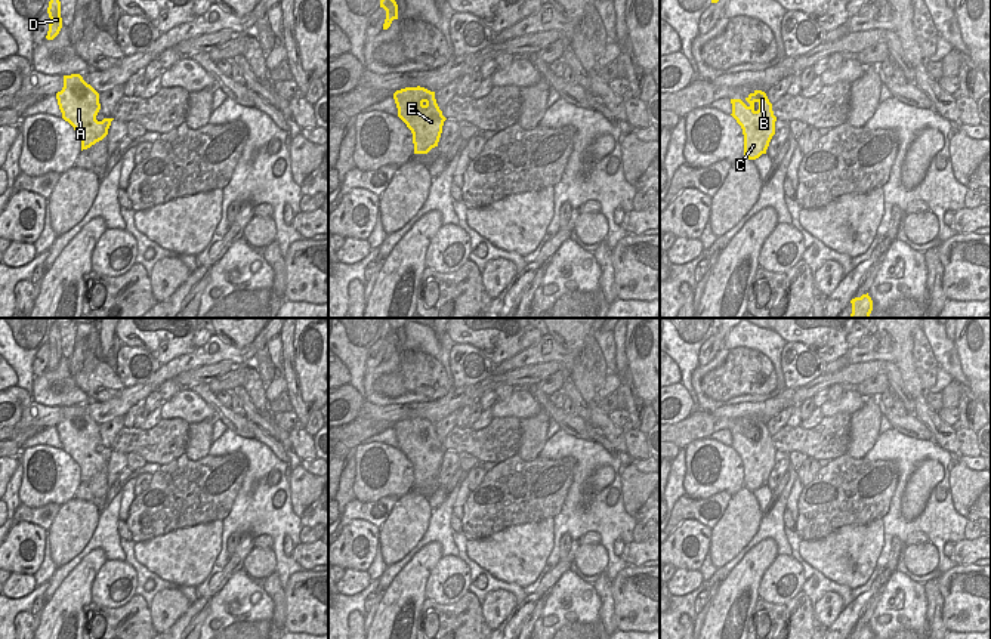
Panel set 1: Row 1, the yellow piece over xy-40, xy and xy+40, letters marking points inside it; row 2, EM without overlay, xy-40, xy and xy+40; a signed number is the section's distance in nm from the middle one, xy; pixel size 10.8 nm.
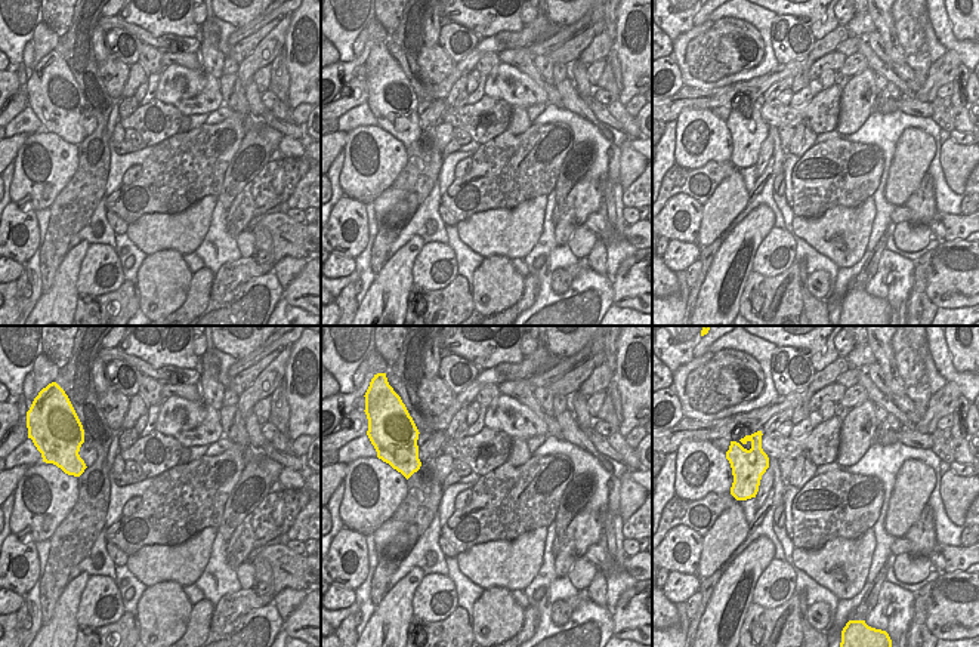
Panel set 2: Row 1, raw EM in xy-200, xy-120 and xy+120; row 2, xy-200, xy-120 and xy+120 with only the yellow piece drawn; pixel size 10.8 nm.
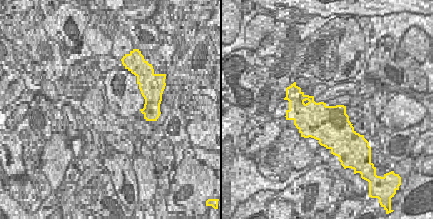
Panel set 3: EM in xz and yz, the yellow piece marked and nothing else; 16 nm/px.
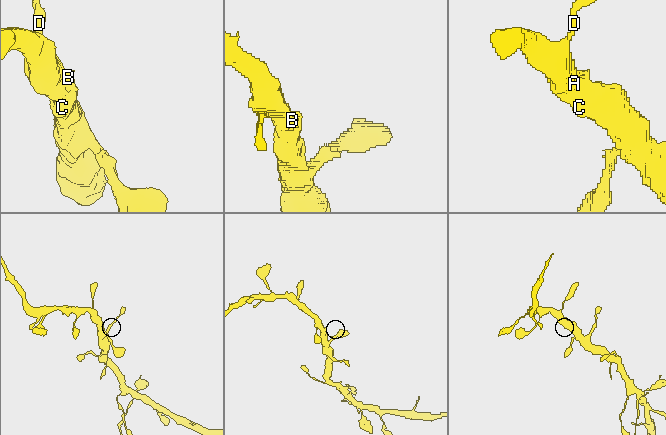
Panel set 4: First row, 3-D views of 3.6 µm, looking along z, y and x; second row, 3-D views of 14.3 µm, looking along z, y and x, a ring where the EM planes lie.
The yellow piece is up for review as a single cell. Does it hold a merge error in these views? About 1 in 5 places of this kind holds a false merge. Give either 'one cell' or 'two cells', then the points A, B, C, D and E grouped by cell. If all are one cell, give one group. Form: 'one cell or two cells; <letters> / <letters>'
one cell; A B C D E

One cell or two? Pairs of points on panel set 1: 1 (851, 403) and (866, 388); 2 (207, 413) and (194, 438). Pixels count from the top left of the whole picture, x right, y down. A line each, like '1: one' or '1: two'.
1: two
2: two

